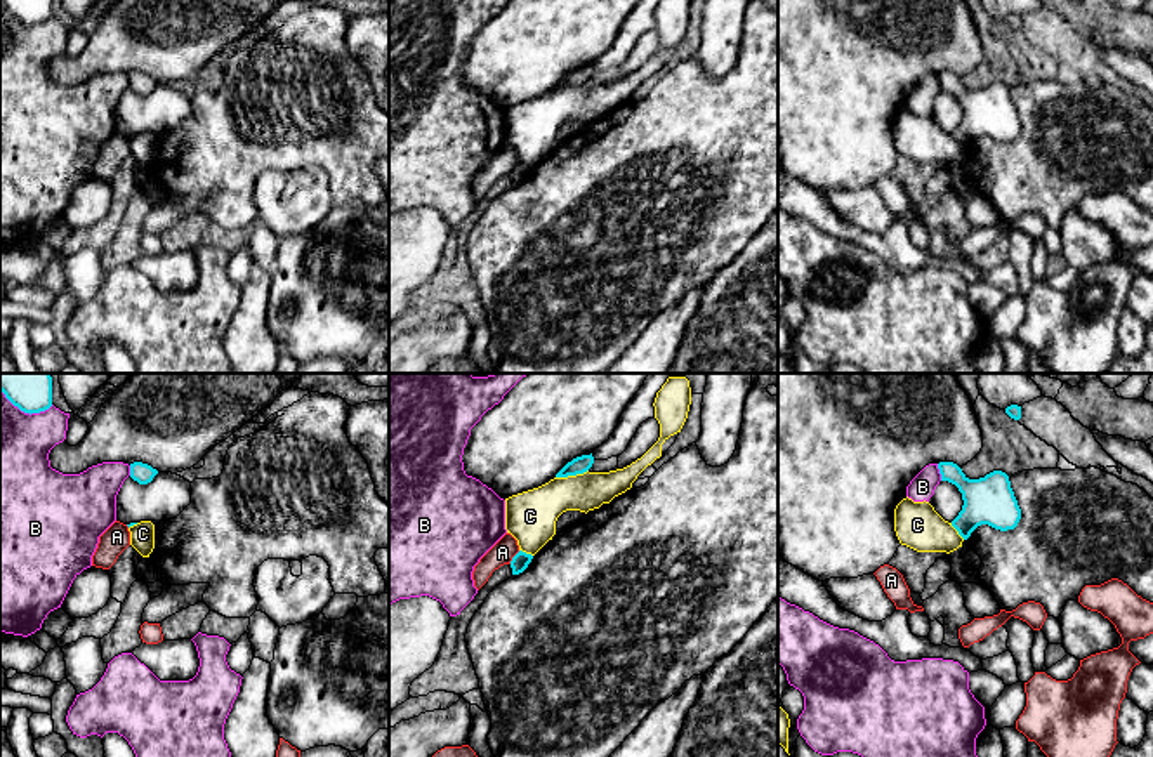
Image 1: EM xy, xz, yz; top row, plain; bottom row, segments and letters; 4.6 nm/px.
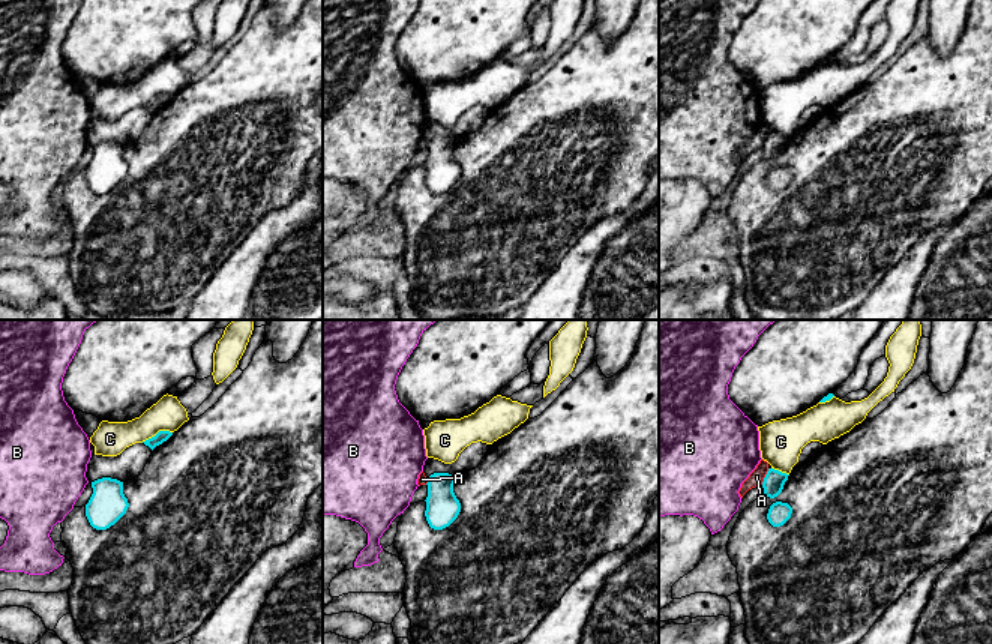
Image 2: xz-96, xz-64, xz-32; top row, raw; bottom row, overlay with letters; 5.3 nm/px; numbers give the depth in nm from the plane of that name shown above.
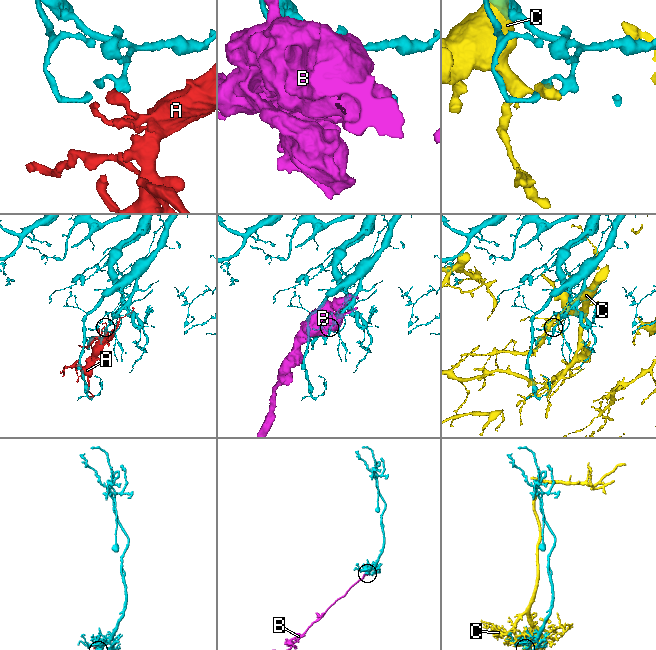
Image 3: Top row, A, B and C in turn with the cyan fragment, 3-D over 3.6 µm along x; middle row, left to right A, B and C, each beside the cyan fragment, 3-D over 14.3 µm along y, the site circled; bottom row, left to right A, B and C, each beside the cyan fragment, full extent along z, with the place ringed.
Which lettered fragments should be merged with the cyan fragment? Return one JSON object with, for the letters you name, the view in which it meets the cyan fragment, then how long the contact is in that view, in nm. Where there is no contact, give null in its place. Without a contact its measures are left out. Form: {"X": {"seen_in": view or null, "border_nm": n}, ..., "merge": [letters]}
{"merge": []}

